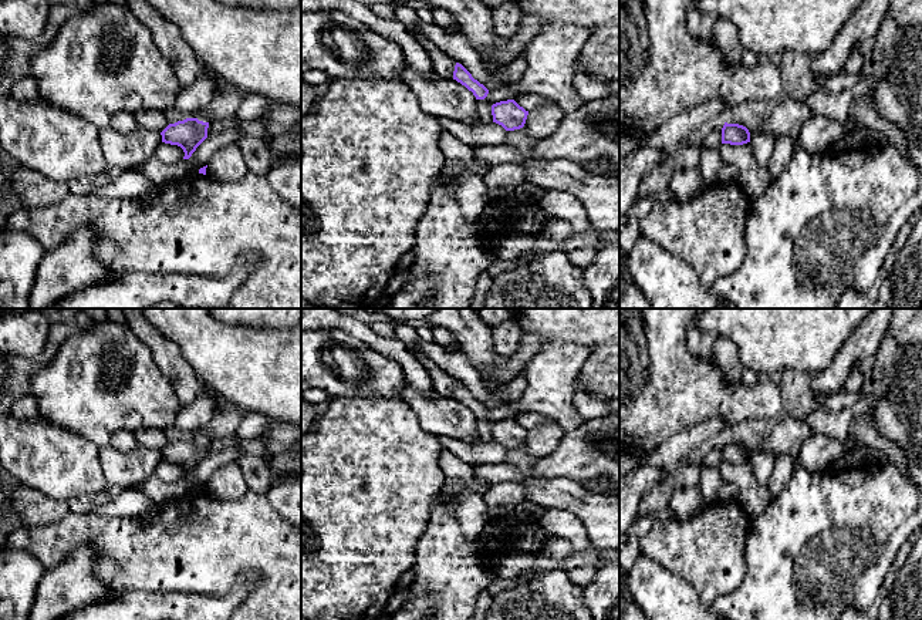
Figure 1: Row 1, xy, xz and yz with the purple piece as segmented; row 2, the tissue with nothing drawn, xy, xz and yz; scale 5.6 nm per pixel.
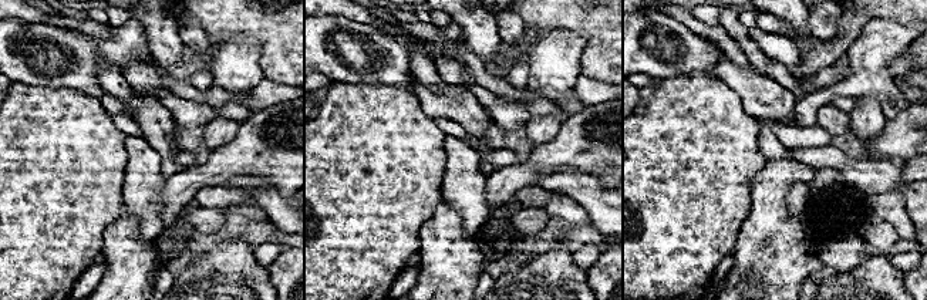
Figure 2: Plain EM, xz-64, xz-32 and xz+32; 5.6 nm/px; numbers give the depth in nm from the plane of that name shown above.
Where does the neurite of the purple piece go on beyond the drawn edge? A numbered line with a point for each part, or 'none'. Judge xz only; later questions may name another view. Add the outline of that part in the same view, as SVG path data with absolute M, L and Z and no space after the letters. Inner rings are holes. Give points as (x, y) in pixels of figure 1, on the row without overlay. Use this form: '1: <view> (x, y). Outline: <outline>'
none

